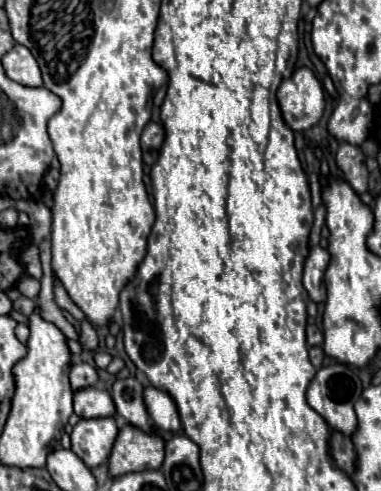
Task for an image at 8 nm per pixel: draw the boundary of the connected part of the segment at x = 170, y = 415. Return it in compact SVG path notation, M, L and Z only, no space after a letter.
M145 387L143 399L145 399L147 413L153 419L157 429L161 431L179 431L181 429L177 405L167 391L157 389L157 387Z

